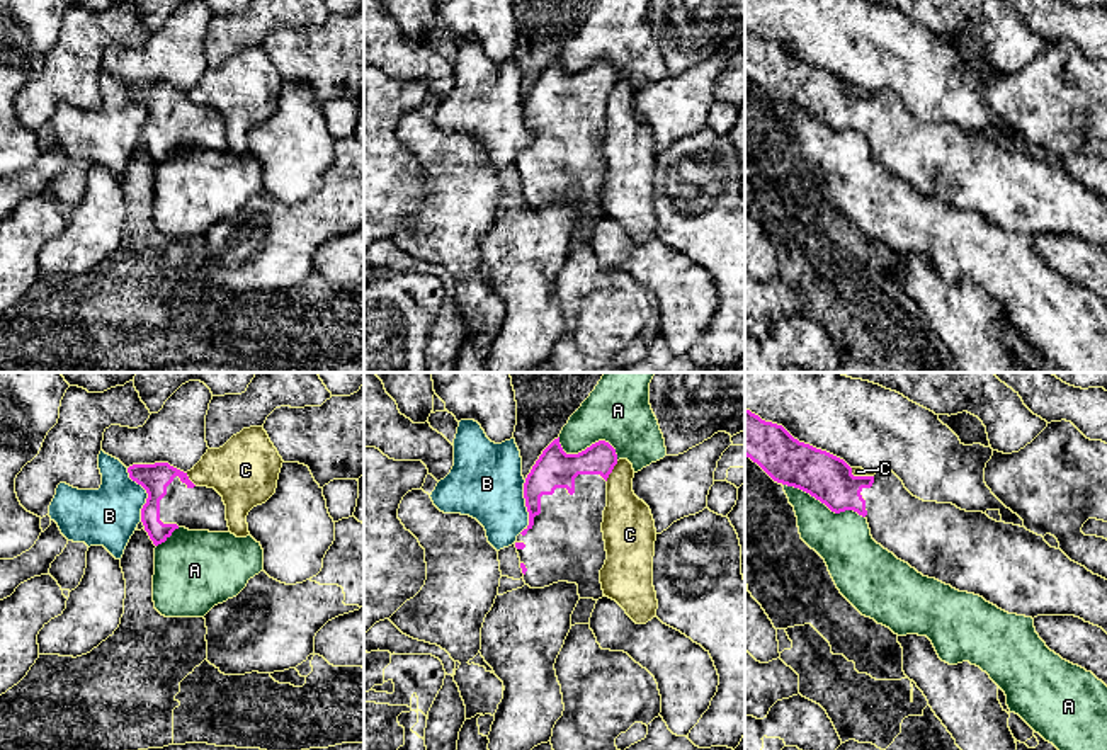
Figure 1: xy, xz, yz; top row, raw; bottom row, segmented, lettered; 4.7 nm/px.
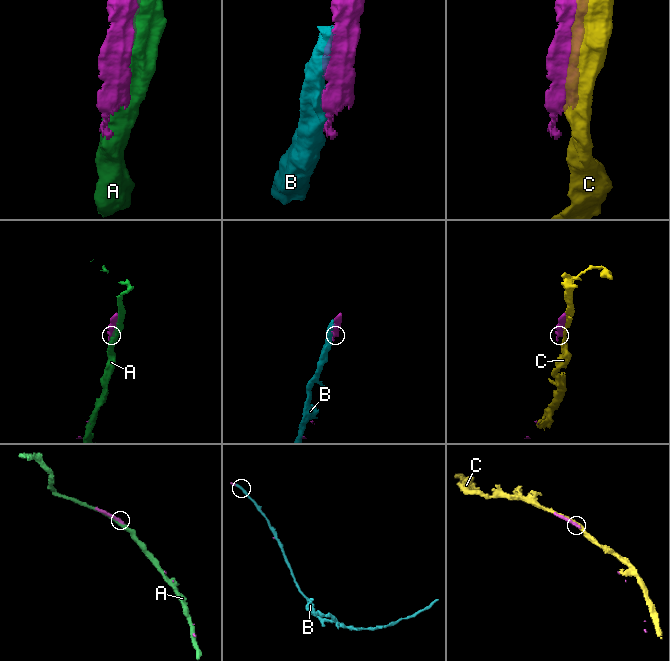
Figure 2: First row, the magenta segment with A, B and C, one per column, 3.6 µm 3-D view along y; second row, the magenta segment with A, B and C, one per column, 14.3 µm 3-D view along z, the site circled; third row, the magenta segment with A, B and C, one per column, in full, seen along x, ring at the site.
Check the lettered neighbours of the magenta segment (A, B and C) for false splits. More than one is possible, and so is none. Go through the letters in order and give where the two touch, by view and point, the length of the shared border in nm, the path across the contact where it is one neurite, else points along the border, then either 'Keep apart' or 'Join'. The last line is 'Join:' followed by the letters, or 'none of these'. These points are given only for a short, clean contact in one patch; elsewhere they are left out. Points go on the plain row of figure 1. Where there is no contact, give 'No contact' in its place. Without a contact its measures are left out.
A: Touches magenta at yz (820, 119). Shared border 460 nm. Keep apart
B: Touches magenta at xy (147, 111). Shared border 260 nm. Keep apart
C: Touches magenta at xz (611, 90). Shared border 110 nm. Keep apart
Join: none of these

